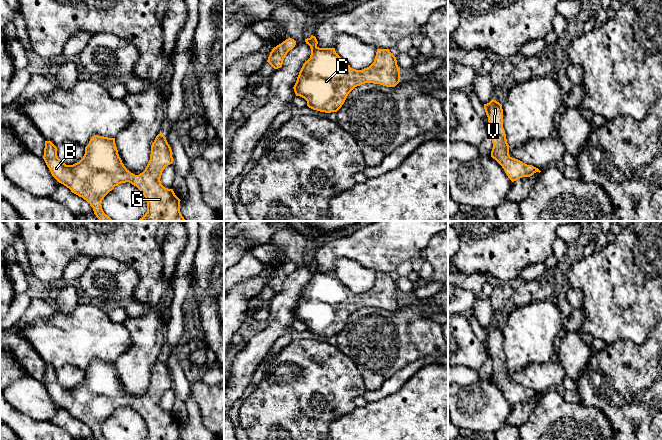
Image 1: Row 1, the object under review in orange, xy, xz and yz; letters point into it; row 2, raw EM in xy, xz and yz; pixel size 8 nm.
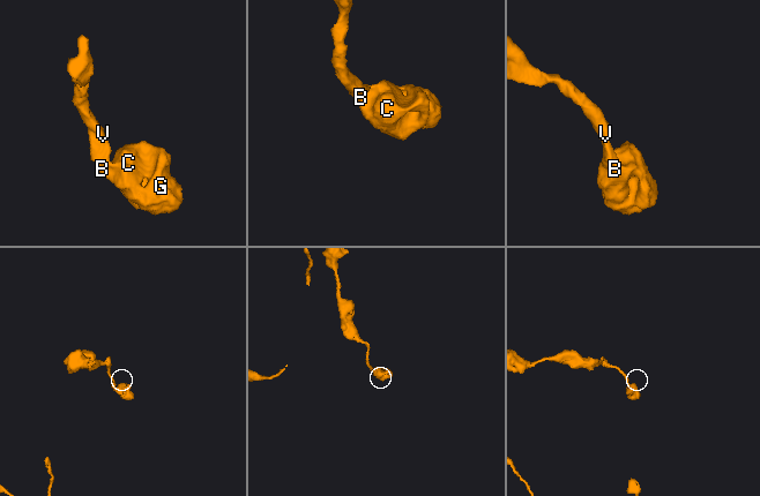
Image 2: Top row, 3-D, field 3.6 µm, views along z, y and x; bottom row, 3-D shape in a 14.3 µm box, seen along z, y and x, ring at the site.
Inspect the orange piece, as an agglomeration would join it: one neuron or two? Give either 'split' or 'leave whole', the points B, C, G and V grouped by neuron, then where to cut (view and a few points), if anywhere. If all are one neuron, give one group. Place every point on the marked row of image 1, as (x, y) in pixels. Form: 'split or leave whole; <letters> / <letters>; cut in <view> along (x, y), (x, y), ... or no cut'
leave whole; B C G V; no cut

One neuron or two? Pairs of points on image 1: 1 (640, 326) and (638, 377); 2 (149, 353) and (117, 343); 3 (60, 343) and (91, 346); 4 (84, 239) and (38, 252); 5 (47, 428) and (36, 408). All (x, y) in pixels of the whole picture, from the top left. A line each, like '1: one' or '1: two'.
1: two
2: two
3: one
4: one
5: two

